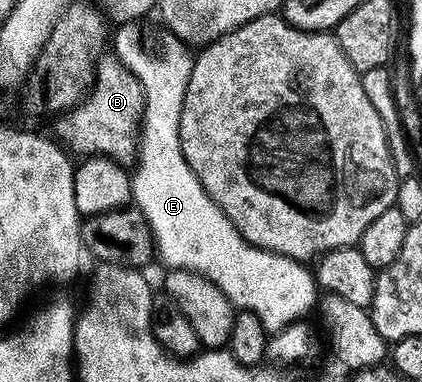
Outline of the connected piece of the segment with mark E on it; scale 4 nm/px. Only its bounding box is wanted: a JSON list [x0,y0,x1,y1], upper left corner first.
[113,30,317,333]

